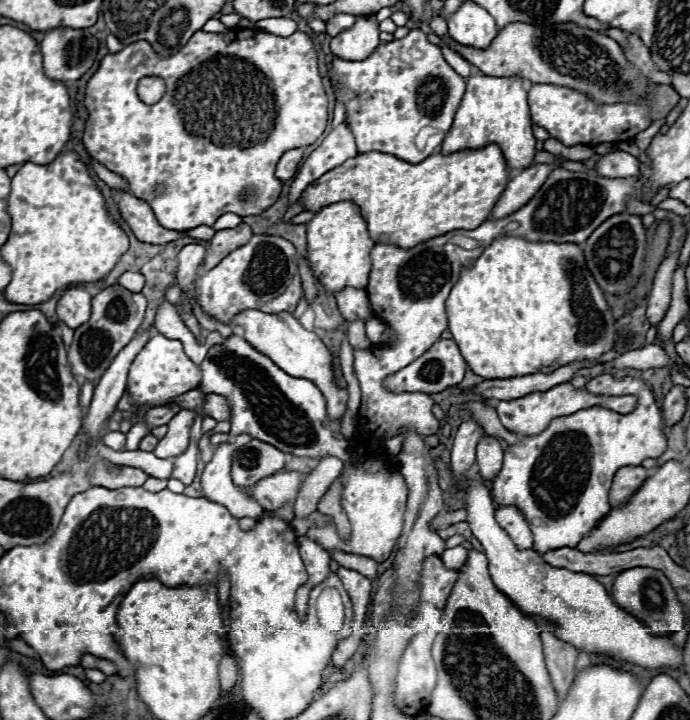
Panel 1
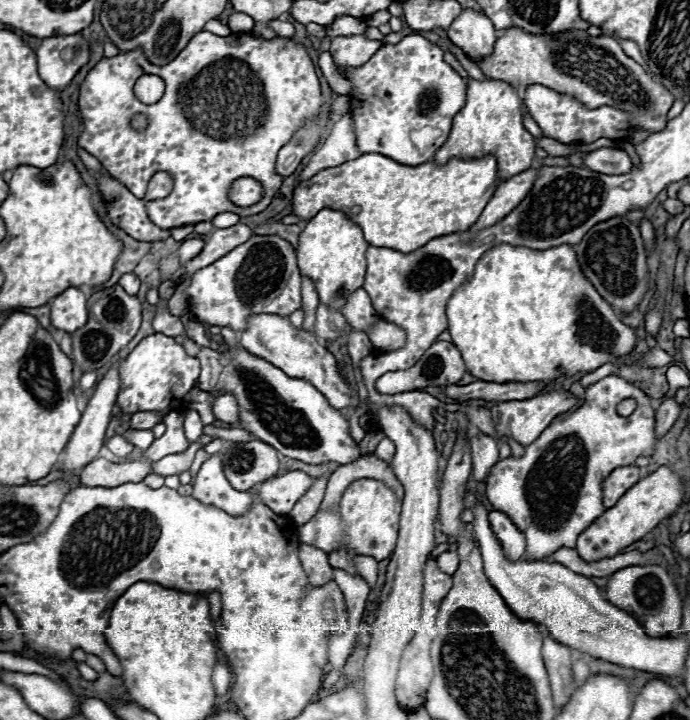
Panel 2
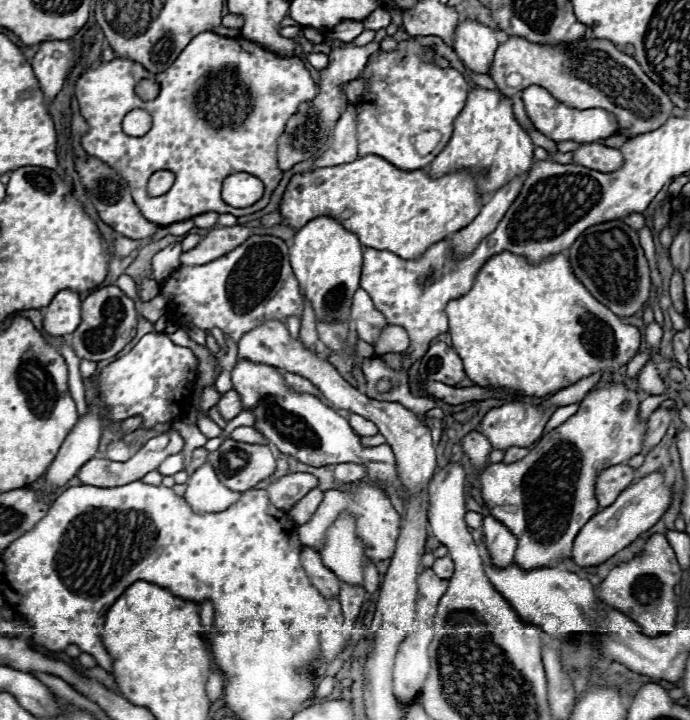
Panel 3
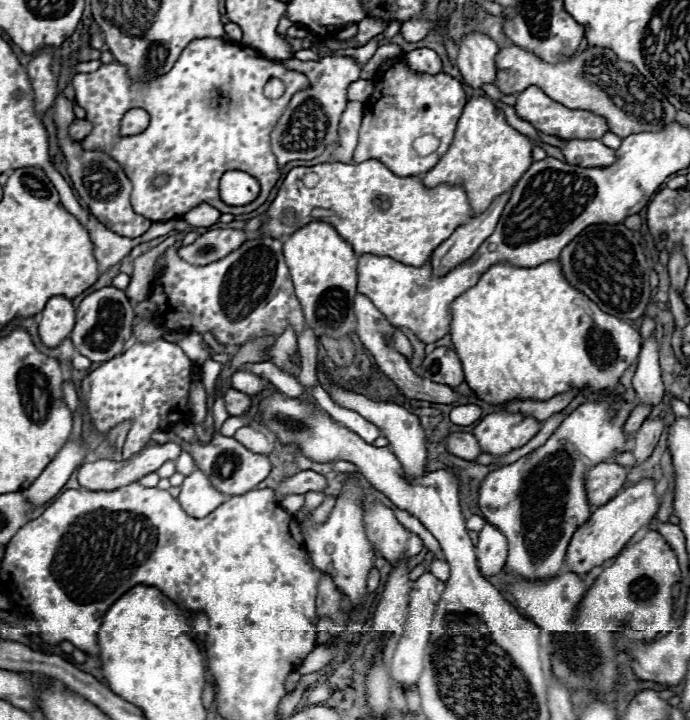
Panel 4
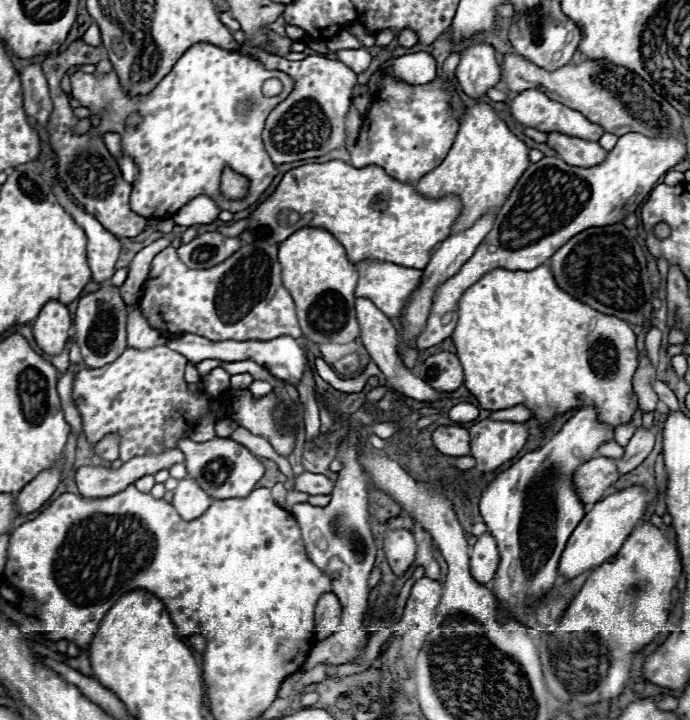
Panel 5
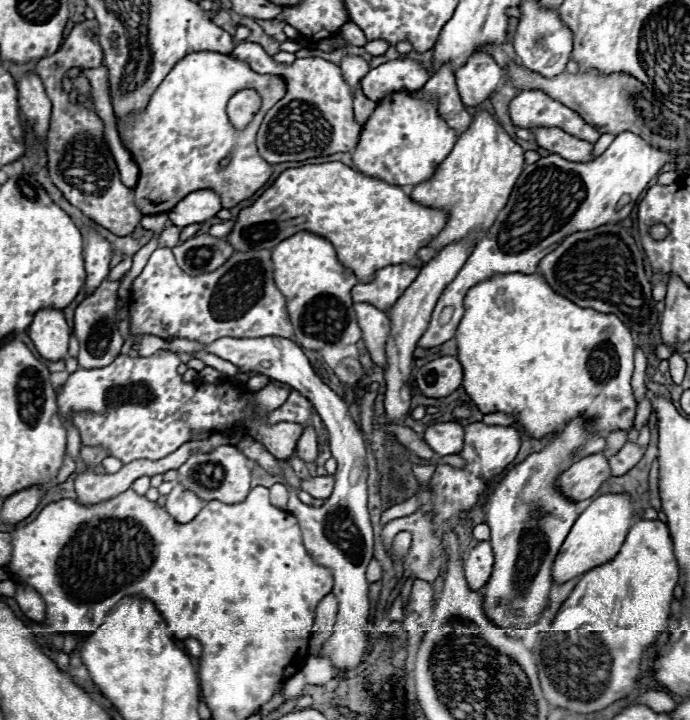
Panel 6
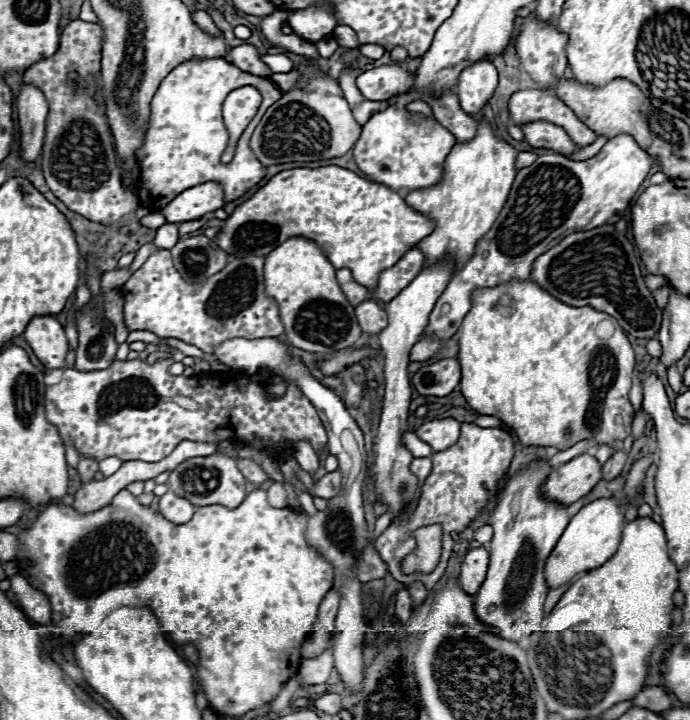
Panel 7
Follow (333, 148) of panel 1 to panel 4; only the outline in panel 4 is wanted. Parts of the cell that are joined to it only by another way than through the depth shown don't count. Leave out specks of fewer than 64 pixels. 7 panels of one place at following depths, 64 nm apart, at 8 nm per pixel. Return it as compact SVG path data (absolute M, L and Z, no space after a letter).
M348 102L348 108L342 114L340 120L340 140L338 140L338 150L334 154L334 162L352 162L352 152L358 142L358 130L362 122L362 102Z

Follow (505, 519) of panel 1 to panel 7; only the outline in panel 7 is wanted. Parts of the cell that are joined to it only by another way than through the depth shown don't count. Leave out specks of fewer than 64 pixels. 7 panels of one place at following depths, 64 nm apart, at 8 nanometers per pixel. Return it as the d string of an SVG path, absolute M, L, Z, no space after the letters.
M484 546L470 550L466 554L466 558L462 560L460 588L466 594L474 594L478 590L478 586L484 582L486 570L488 570L488 550Z

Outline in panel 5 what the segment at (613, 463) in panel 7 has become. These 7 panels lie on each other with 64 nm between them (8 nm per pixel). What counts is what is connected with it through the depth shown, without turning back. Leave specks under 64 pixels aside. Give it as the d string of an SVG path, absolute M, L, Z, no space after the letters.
M638 428L636 434L630 438L630 442L624 446L624 456L614 460L618 466L618 472L628 474L638 464L642 464L650 454L652 446L654 446L654 432L646 432L644 428Z

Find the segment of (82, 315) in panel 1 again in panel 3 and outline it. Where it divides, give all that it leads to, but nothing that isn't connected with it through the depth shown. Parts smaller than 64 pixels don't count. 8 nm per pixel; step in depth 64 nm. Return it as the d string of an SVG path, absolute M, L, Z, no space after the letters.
M62 290L44 308L44 332L50 338L62 338L72 334L80 324L80 294Z

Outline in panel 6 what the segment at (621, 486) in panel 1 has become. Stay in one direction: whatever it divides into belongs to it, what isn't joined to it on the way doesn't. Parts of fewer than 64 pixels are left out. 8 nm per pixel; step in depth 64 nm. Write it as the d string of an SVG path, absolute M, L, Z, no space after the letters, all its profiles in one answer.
M590 454L576 460L568 470L564 470L554 486L568 500L586 500L596 494L596 490L610 478L608 460L602 454Z

